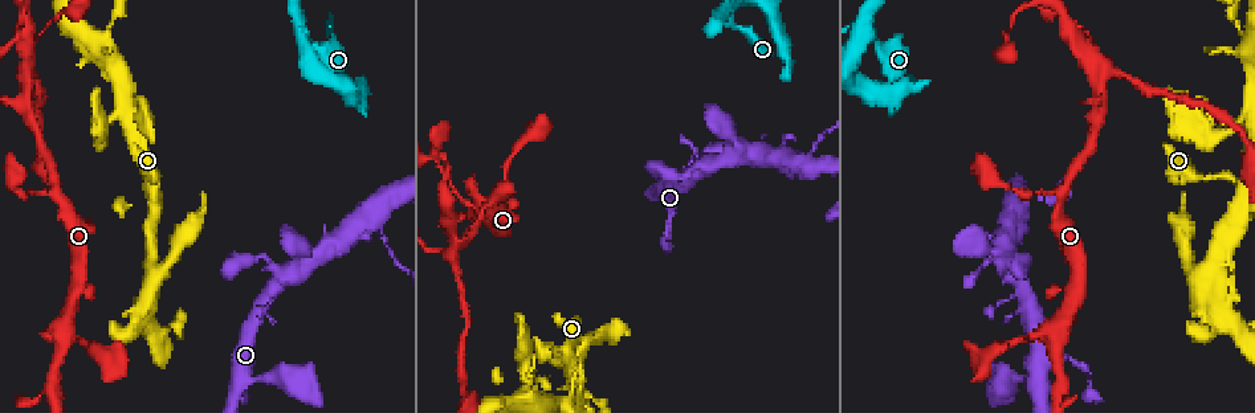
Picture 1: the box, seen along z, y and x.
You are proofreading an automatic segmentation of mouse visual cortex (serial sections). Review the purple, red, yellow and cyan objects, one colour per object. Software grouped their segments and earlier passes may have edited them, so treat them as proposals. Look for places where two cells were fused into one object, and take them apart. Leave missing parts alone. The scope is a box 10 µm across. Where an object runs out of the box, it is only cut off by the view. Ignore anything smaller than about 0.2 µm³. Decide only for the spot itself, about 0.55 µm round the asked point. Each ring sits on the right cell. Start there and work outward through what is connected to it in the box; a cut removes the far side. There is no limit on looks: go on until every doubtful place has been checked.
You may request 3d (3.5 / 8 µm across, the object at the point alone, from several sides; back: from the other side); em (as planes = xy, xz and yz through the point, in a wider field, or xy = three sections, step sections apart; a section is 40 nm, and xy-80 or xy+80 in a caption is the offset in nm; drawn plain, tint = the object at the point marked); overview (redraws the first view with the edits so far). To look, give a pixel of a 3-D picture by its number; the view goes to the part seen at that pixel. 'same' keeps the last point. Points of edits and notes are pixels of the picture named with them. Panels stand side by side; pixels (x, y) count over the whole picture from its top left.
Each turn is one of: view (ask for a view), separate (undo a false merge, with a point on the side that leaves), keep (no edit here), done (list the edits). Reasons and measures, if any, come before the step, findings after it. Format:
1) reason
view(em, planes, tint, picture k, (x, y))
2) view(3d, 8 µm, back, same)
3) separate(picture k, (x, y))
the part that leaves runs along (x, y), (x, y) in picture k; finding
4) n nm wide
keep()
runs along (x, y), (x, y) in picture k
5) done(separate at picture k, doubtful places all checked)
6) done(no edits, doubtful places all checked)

sharp bend
view(3d, 3.5 µm, picture 1, (728, 12))

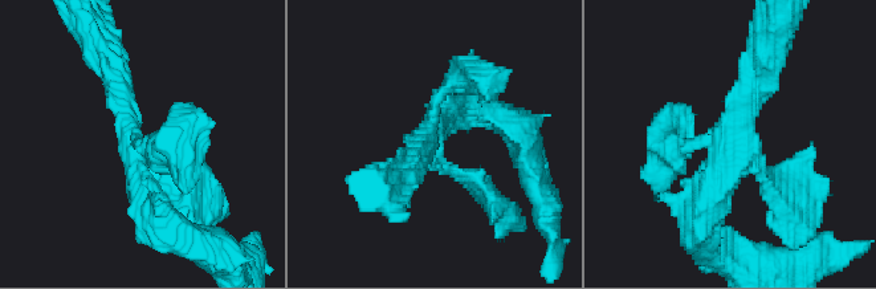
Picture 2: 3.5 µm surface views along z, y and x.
view(em, xy, step 2, tint, picture 2, (139, 163))

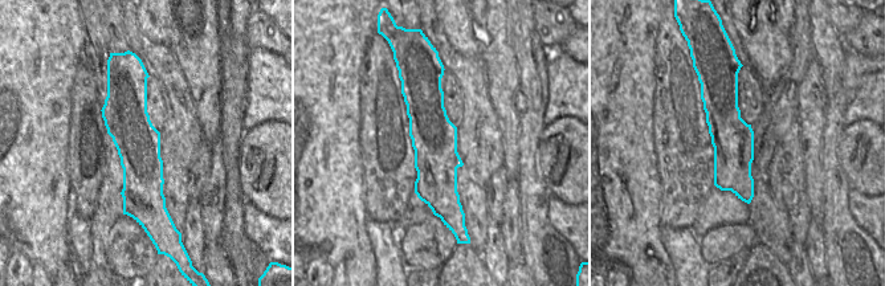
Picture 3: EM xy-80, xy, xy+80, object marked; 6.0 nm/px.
keep()
runs along (488, 196), (435, 149), (464, 98) in picture 2; continuous, no second cell

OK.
abrupt turn
view(3d, 3.5 µm, back, picture 1, (450, 257))

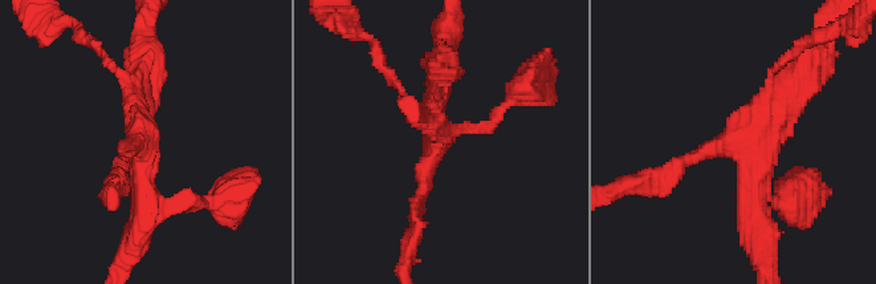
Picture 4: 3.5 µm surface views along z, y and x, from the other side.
3 arms; arms of 150, 300, 300 nm
view(em, planes, tint, picture 4, (138, 149))

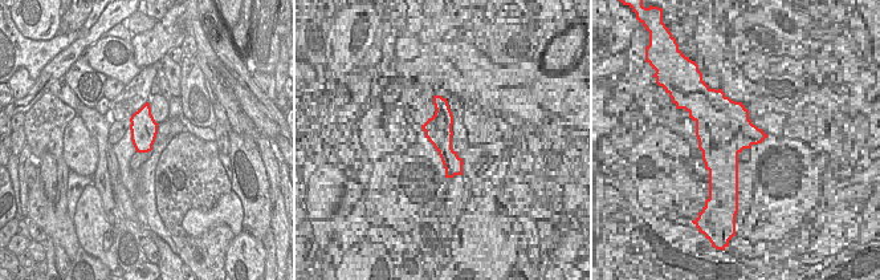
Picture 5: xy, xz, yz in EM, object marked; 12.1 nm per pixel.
keep()
runs along (758, 235), (741, 150), (798, 80) in picture 4; one cell here

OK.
three arms meet
view(3d, 8 µm, picture 1, (36, 38))

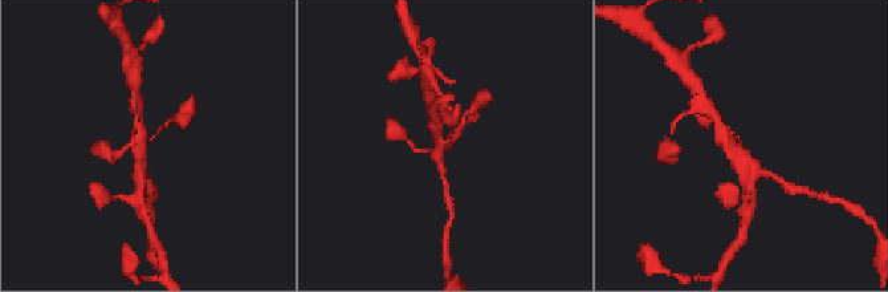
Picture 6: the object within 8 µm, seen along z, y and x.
view(3d, 3.5 µm, same)

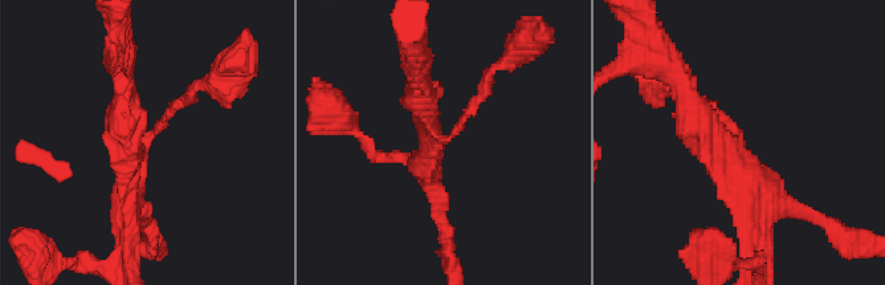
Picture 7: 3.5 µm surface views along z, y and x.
3 arms; arms of 150, 300, 350 nm; now the EM
view(em, xy, step 1, tint, picture 7, (446, 138))

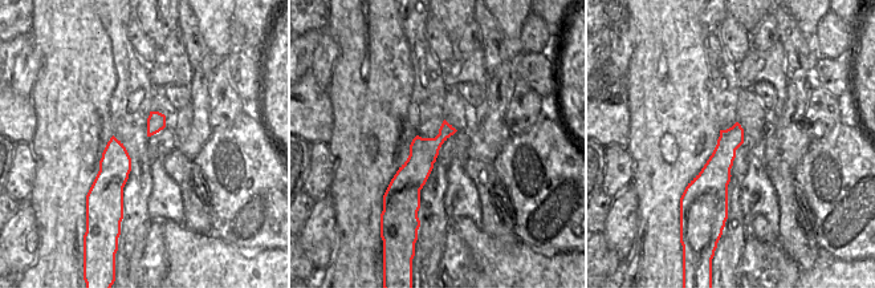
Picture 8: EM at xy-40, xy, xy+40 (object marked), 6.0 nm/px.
180 nm wide
keep()
runs along (446, 126), (410, 178), (415, 226) in picture 8; continuous, no second cell

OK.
done(no edits, doubtful places all checked)

